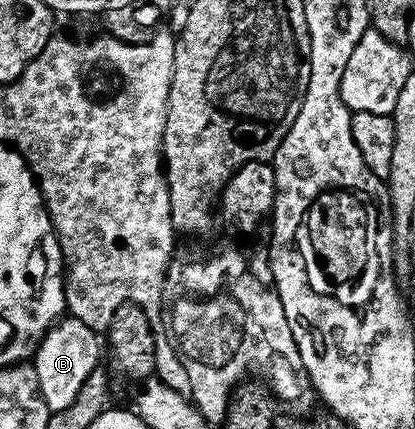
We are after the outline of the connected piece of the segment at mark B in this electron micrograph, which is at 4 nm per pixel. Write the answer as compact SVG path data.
M72 317L60 318L40 339L33 364L40 382L41 397L50 412L73 405L73 397L77 397L77 393L81 393L81 385L85 385L85 377L89 377L89 373L100 366L99 341L100 336L93 329Z

